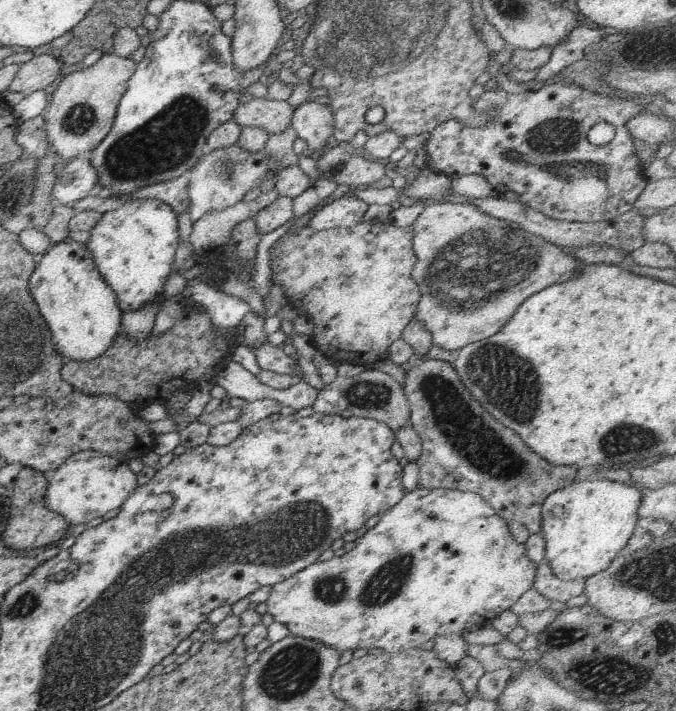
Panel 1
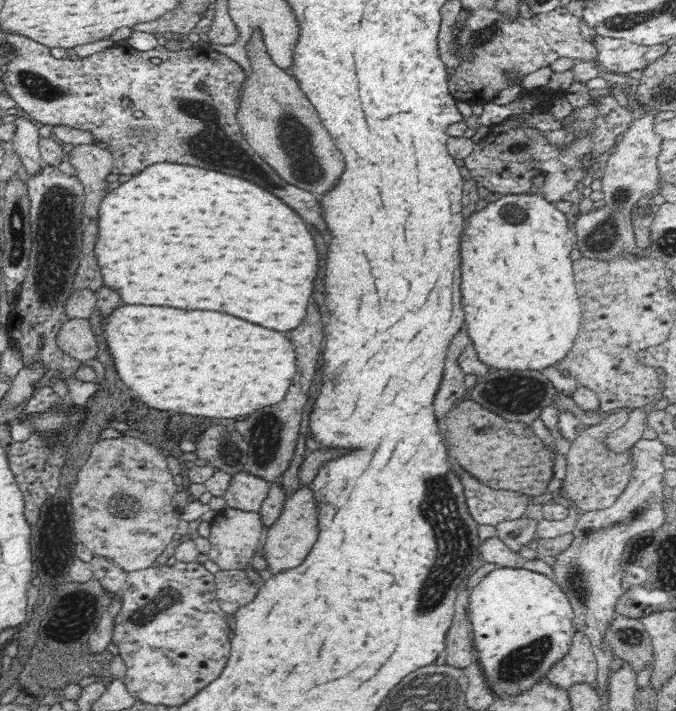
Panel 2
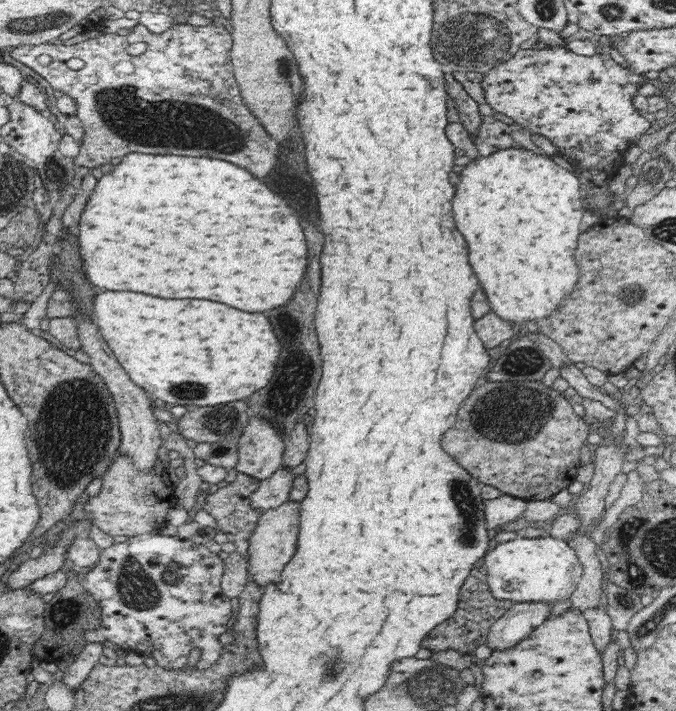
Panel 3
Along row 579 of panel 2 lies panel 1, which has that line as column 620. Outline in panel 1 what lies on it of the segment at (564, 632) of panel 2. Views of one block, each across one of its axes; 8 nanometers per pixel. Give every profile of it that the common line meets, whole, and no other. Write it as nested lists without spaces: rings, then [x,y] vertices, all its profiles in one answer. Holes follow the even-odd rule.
[[[576,480],[546,498],[541,507],[541,536],[545,543],[544,561],[553,574],[564,581],[586,580],[606,570],[624,549],[640,519],[637,509],[640,487],[634,483]]]

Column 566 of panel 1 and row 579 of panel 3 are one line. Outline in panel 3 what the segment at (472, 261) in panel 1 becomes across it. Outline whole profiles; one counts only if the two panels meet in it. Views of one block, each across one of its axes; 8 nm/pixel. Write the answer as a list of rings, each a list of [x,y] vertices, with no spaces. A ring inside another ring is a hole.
[[[290,500],[276,509],[263,511],[250,538],[248,538],[249,577],[261,587],[270,584],[270,582],[280,582],[280,572],[296,554],[299,536],[299,512],[300,503]]]

